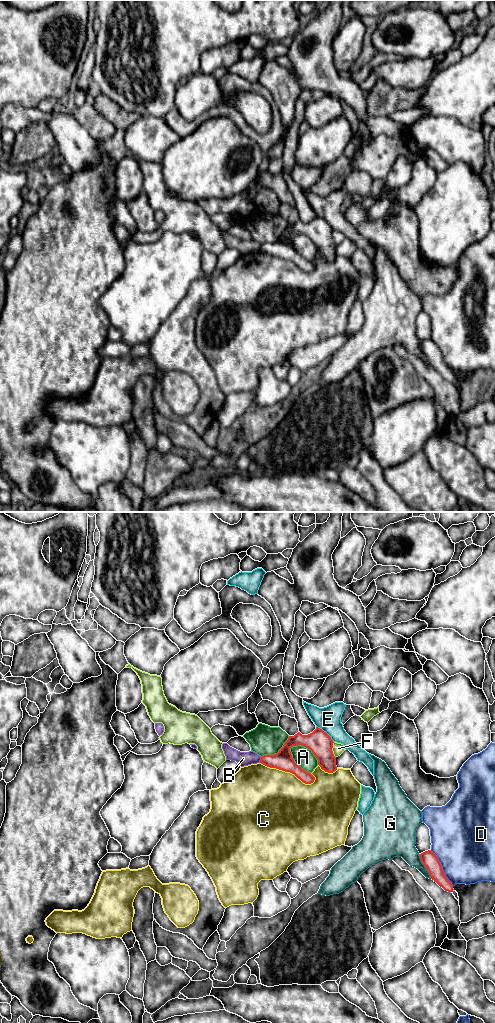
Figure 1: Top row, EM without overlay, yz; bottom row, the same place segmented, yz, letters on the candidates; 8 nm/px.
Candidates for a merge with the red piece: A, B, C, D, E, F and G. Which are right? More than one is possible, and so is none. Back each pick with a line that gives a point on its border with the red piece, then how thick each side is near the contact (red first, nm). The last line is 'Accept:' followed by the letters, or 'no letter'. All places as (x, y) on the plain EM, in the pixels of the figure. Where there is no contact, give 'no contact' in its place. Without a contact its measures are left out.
Accept: no letter

